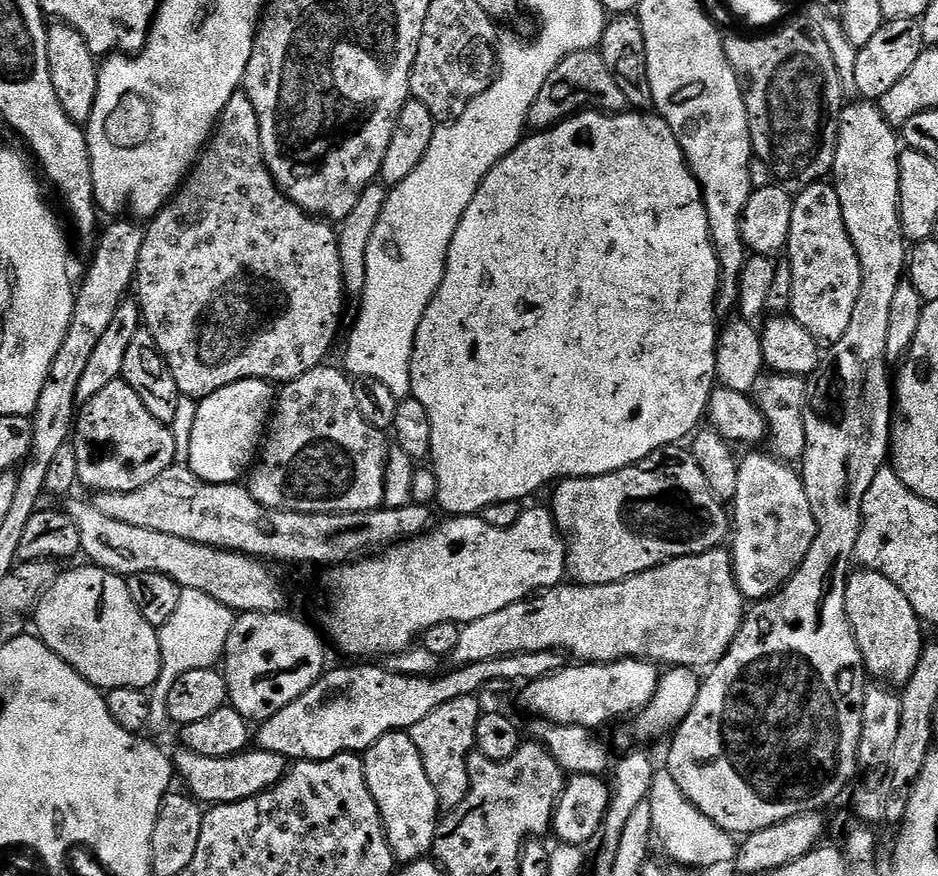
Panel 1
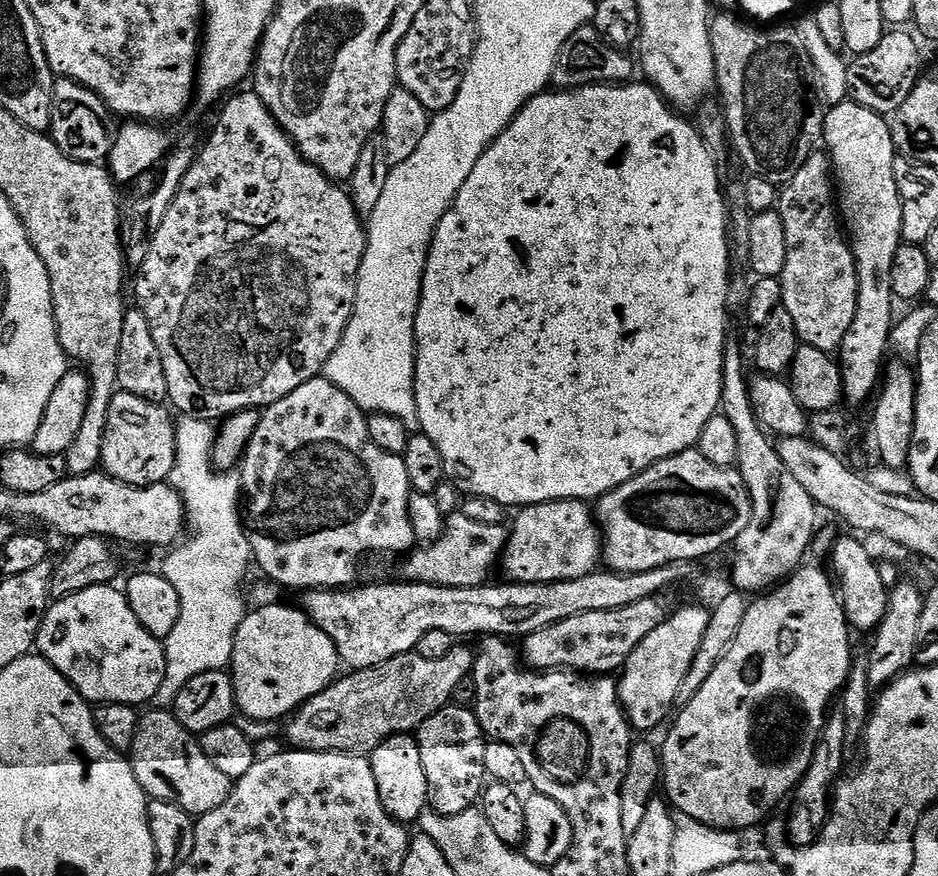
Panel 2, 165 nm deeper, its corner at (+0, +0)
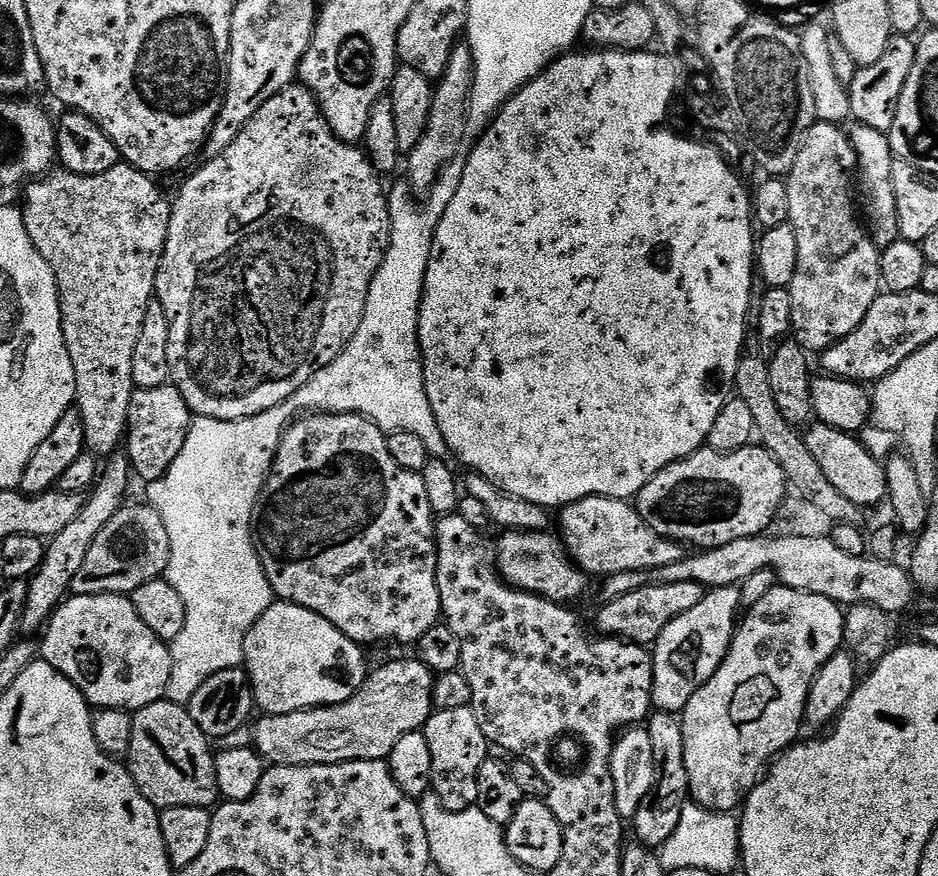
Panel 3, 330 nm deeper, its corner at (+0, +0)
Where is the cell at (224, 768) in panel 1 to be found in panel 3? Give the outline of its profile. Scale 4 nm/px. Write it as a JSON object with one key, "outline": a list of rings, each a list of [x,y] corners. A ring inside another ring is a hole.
{"outline":[[[165,698],[135,709],[126,767],[138,790],[157,810],[174,806],[211,809],[218,793],[214,748],[208,744],[209,736],[190,718],[187,707]]]}

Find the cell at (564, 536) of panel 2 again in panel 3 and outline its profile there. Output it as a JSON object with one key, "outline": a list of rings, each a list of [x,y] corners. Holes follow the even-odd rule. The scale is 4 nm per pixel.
{"outline":[[[587,496],[573,504],[565,504],[559,516],[564,527],[564,550],[569,560],[589,577],[607,578],[622,572],[647,571],[653,567],[652,548],[648,545],[653,533],[628,500],[616,500],[613,496]]]}

